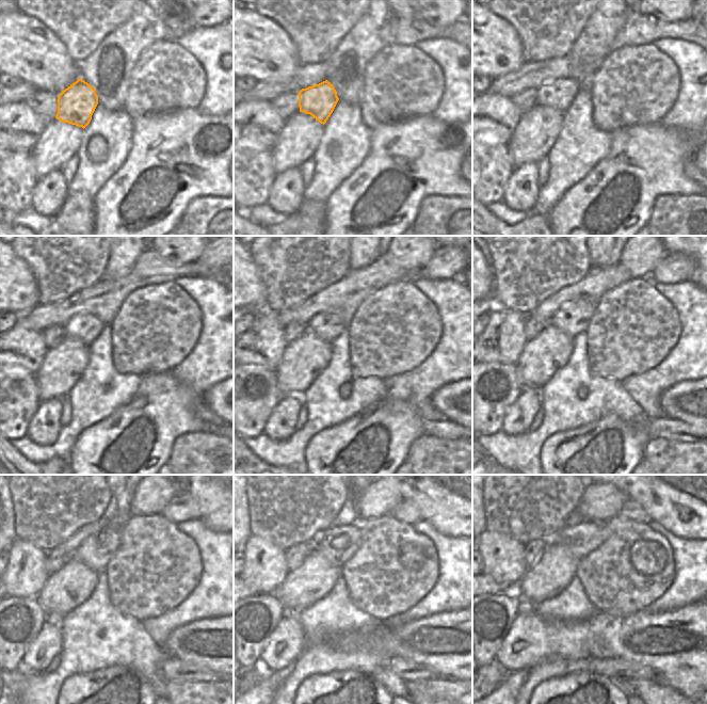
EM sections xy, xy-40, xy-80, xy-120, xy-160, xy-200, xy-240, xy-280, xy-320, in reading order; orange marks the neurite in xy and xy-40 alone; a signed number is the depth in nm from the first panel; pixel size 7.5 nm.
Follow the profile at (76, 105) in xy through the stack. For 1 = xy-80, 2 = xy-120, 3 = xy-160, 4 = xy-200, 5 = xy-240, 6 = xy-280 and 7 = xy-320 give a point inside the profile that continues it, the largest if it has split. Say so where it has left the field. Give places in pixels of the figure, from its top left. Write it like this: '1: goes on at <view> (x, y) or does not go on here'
1: goes on at xy-80 (559, 94)
2: goes on at xy-120 (86, 328)
3: goes on at xy-160 (326, 325)
4: goes on at xy-200 (573, 317)
5: goes on at xy-240 (96, 552)
6: goes on at xy-280 (338, 544)
7: goes on at xy-320 (581, 539)

